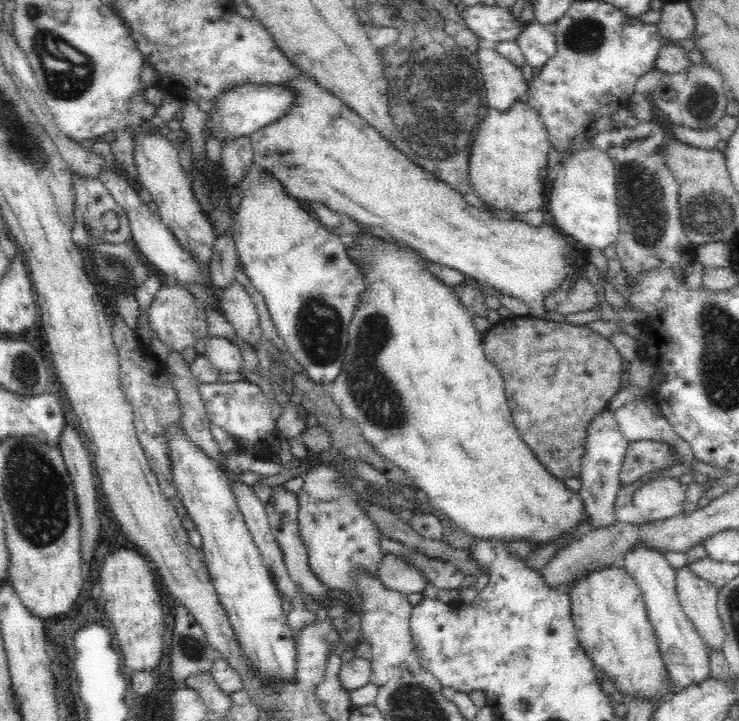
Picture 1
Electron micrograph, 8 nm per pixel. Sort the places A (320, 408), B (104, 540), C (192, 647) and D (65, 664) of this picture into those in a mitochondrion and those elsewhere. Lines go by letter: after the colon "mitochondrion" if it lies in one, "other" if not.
A: other
B: other
C: mitochondrion
D: other

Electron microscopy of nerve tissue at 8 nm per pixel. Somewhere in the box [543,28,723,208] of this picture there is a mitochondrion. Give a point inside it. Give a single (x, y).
(703, 97)

